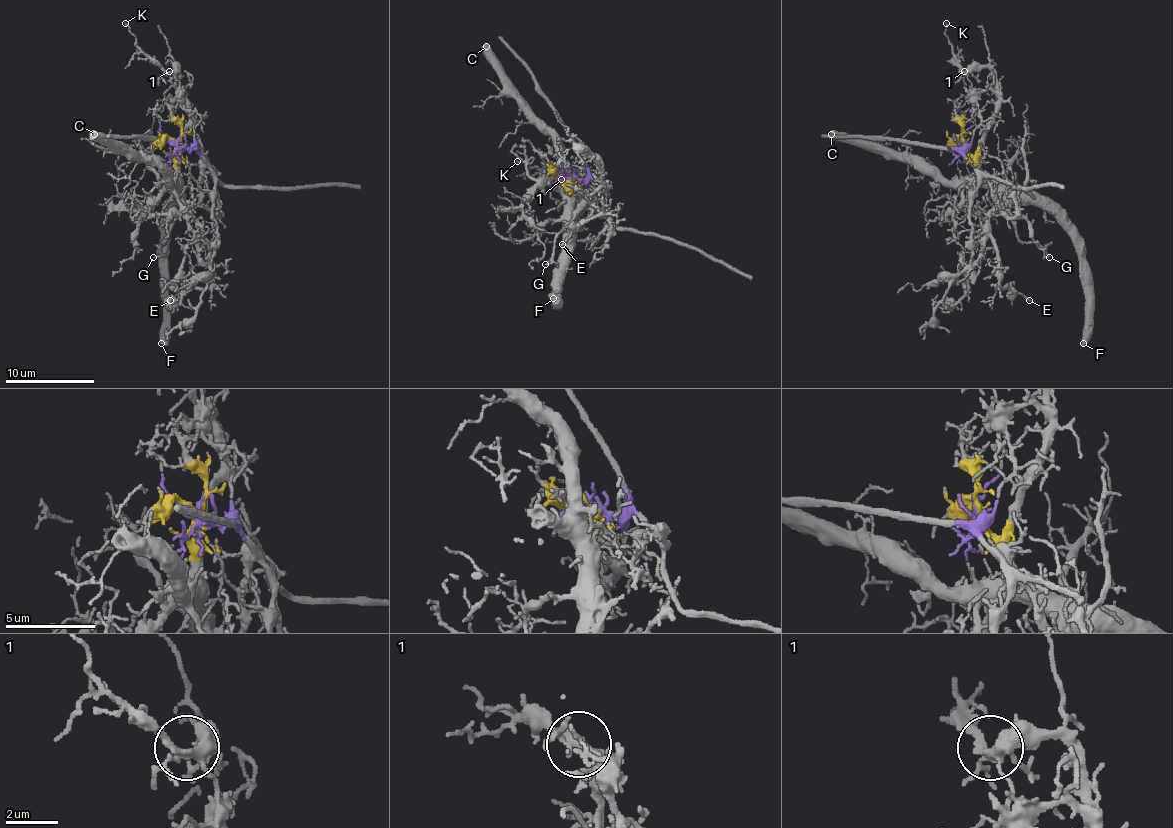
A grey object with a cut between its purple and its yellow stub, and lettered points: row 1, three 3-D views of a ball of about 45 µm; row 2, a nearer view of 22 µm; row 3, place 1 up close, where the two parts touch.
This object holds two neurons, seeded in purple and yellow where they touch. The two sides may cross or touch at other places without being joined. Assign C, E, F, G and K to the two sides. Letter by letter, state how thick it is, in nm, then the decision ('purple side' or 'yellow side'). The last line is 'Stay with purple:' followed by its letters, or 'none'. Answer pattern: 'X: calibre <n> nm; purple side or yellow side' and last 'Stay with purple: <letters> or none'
C: calibre 750 nm; yellow side
E: calibre 170 nm; yellow side
F: calibre 550 nm; yellow side
G: calibre 110 nm; yellow side
K: calibre 130 nm; yellow side
Stay with purple: none

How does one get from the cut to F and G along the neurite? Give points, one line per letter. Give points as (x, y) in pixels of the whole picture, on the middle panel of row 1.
F: (568, 178), (566, 258), (559, 300), (552, 298)
G: (568, 178), (566, 212), (572, 218), (575, 216), (555, 238), (555, 249), (546, 265)

